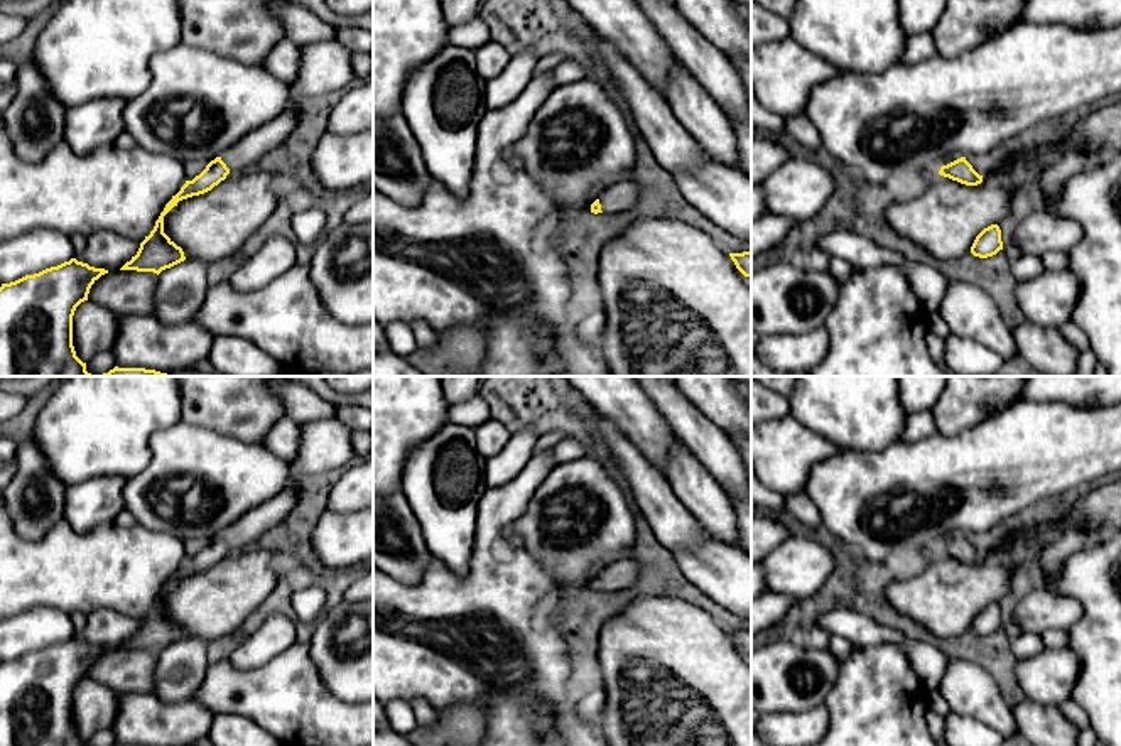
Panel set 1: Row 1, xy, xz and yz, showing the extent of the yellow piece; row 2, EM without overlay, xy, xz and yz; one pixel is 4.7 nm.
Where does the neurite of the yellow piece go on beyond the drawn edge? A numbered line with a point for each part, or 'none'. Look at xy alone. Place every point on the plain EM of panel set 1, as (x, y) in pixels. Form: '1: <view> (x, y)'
1: xy (242, 534)

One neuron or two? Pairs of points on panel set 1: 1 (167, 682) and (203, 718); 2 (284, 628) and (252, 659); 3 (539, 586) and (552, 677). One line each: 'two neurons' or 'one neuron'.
1: two neurons
2: one neuron
3: one neuron

